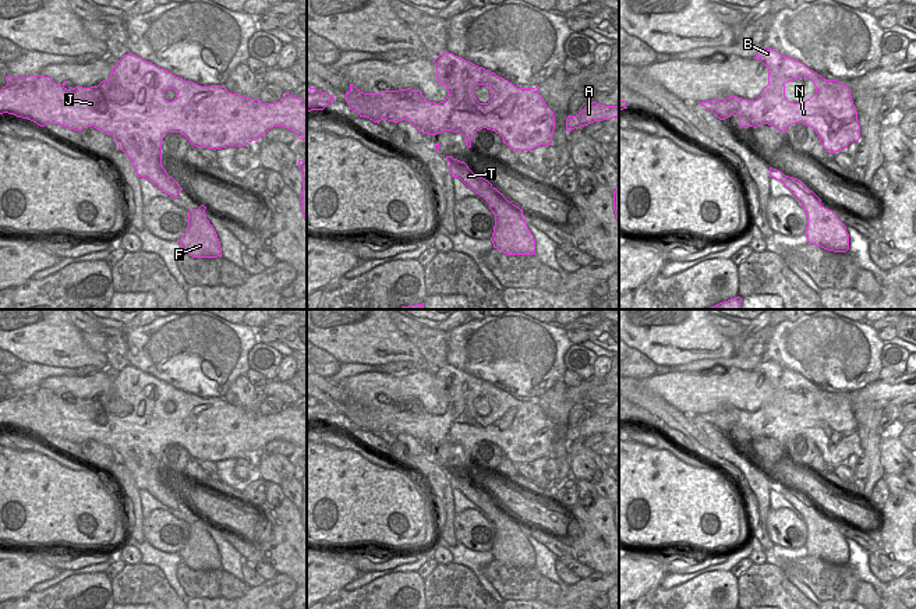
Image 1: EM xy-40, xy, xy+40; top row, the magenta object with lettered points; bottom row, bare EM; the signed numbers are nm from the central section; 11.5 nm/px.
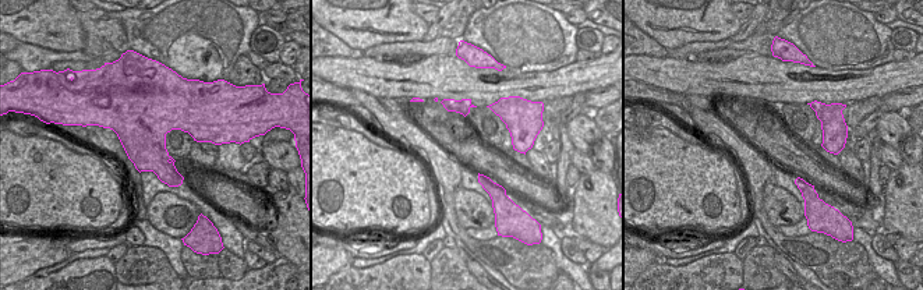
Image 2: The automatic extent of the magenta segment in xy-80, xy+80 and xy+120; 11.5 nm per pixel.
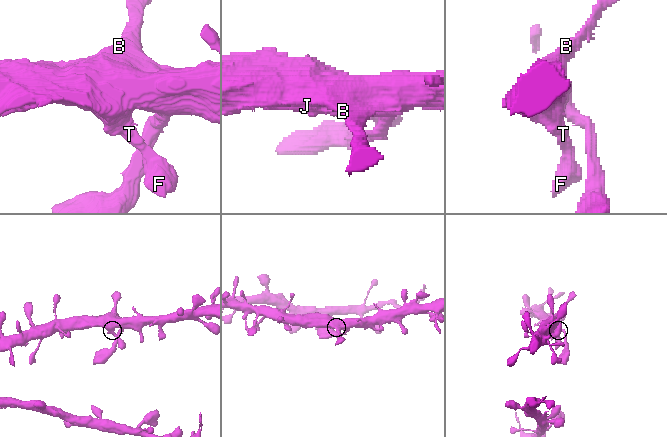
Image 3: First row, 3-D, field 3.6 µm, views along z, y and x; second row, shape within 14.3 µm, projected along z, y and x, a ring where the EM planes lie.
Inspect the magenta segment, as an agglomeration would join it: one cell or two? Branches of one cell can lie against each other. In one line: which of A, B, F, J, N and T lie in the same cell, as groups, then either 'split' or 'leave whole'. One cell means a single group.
groups A B F J N T; leave whole

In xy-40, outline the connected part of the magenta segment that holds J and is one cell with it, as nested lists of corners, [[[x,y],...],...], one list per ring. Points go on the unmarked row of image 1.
[[[132,365],[124,367],[112,380],[110,390],[98,399],[67,401],[68,393],[59,397],[45,387],[6,389],[6,393],[0,401],[0,426],[28,431],[40,439],[59,436],[79,445],[93,439],[110,446],[131,472],[137,488],[146,489],[173,510],[178,510],[183,500],[162,478],[162,452],[167,445],[180,445],[191,457],[213,463],[247,458],[273,439],[287,440],[298,452],[307,452],[307,413],[286,406],[279,414],[261,415],[220,397],[201,399],[185,393]]]

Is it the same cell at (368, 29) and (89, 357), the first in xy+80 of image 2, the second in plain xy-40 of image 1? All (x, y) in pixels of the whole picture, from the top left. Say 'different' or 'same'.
same

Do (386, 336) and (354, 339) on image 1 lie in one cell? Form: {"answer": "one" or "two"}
{"answer": "one"}

